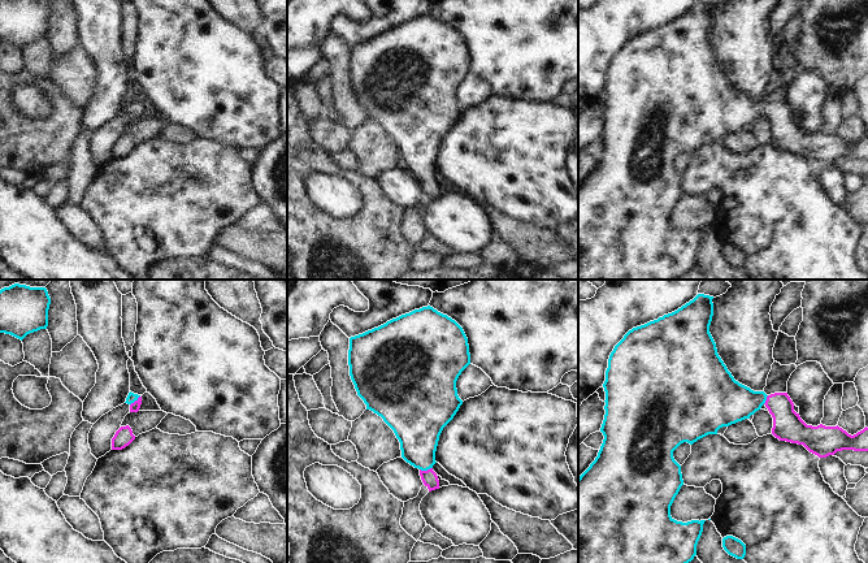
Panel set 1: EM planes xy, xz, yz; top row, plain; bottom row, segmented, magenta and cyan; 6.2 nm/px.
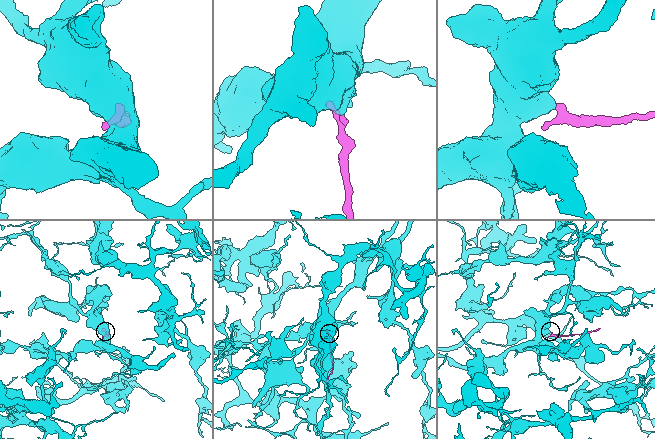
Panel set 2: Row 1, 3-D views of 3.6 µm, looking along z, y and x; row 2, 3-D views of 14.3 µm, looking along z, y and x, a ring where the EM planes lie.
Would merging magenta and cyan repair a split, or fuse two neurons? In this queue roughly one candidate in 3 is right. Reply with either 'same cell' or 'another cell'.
same cell

